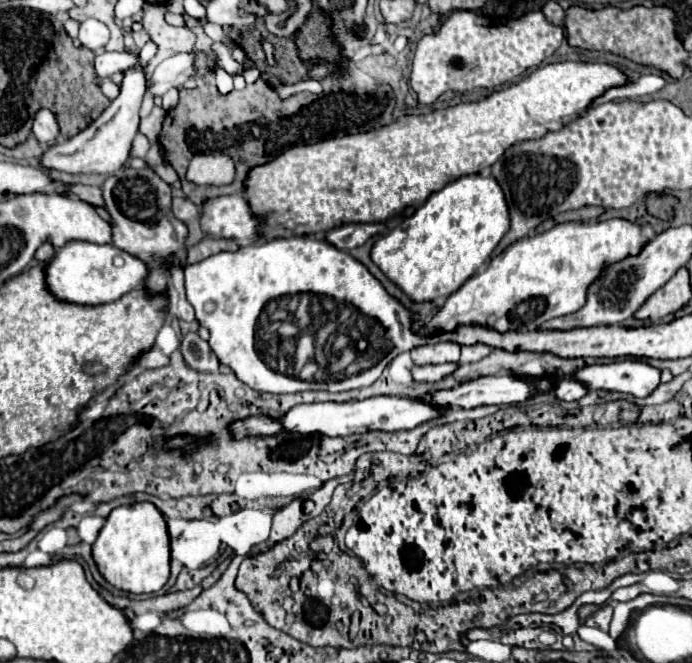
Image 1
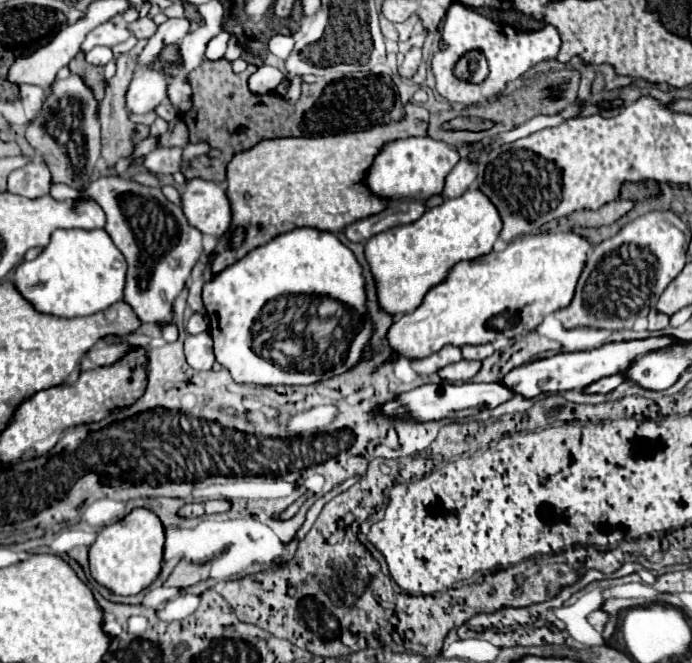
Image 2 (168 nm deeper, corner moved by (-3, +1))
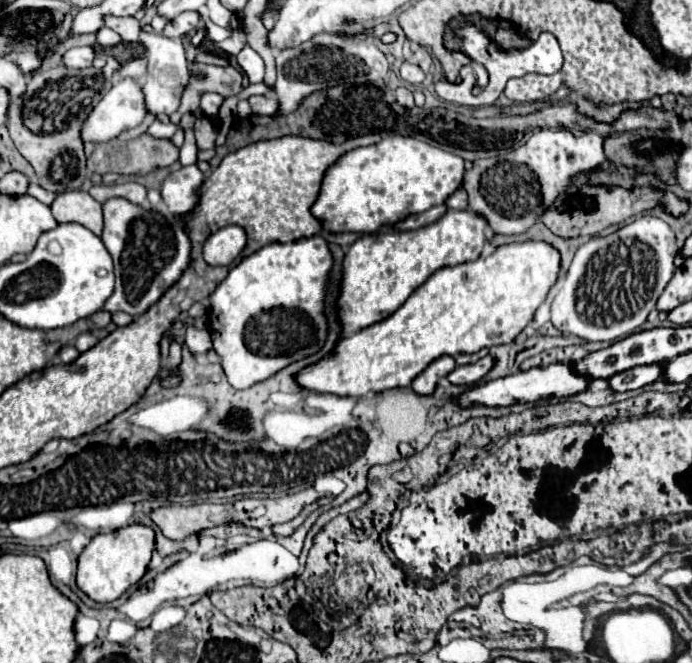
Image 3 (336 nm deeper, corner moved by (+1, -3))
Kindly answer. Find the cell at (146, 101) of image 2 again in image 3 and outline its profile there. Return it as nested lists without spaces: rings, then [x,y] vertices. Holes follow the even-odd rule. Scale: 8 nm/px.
[[[120,79],[100,99],[100,103],[94,107],[94,111],[90,111],[90,115],[86,117],[86,123],[82,123],[82,141],[84,143],[88,143],[88,141],[106,143],[110,139],[116,139],[122,131],[140,125],[144,115],[146,115],[146,107],[144,107],[144,95],[142,95],[140,85],[134,83],[132,79]]]

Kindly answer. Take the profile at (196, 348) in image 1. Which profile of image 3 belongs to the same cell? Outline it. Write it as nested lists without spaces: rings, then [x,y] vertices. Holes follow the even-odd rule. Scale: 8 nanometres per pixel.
[[[186,325],[186,347],[196,357],[202,357],[212,347],[210,333],[208,331],[200,331],[194,325]]]

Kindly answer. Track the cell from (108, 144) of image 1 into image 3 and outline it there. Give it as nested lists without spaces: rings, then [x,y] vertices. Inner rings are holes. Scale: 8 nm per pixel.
[[[184,11],[182,15],[178,15],[176,19],[168,21],[168,25],[164,27],[164,35],[166,37],[184,37],[188,35],[192,29],[196,29],[200,23],[200,13],[198,11]]]

